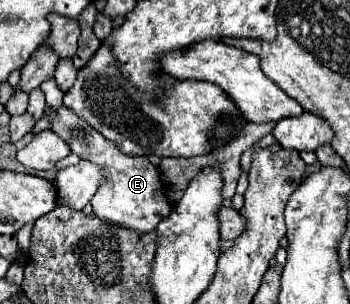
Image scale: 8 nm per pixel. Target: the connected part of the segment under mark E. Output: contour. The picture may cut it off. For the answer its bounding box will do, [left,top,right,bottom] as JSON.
[45,106,171,234]

